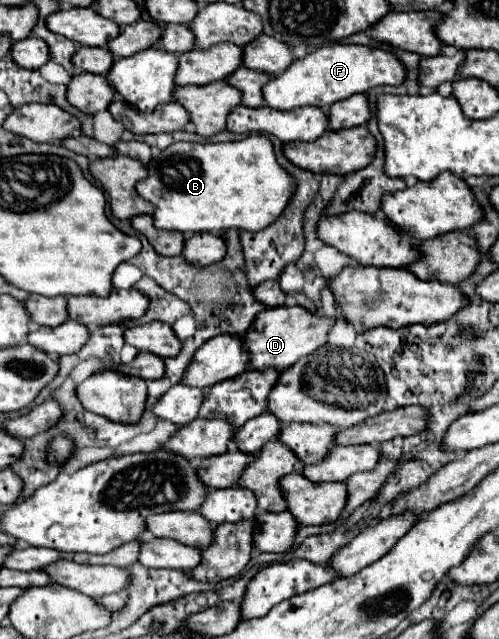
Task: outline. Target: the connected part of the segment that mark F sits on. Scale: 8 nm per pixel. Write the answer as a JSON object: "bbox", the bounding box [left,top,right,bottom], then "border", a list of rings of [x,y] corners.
{"bbox":[264,44,406,106],"border":[[[328,44],[316,52],[300,58],[284,74],[276,76],[264,86],[266,104],[296,104],[300,106],[332,106],[358,92],[368,92],[380,84],[402,84],[406,80],[406,68],[388,50],[358,46],[358,44]]]}

